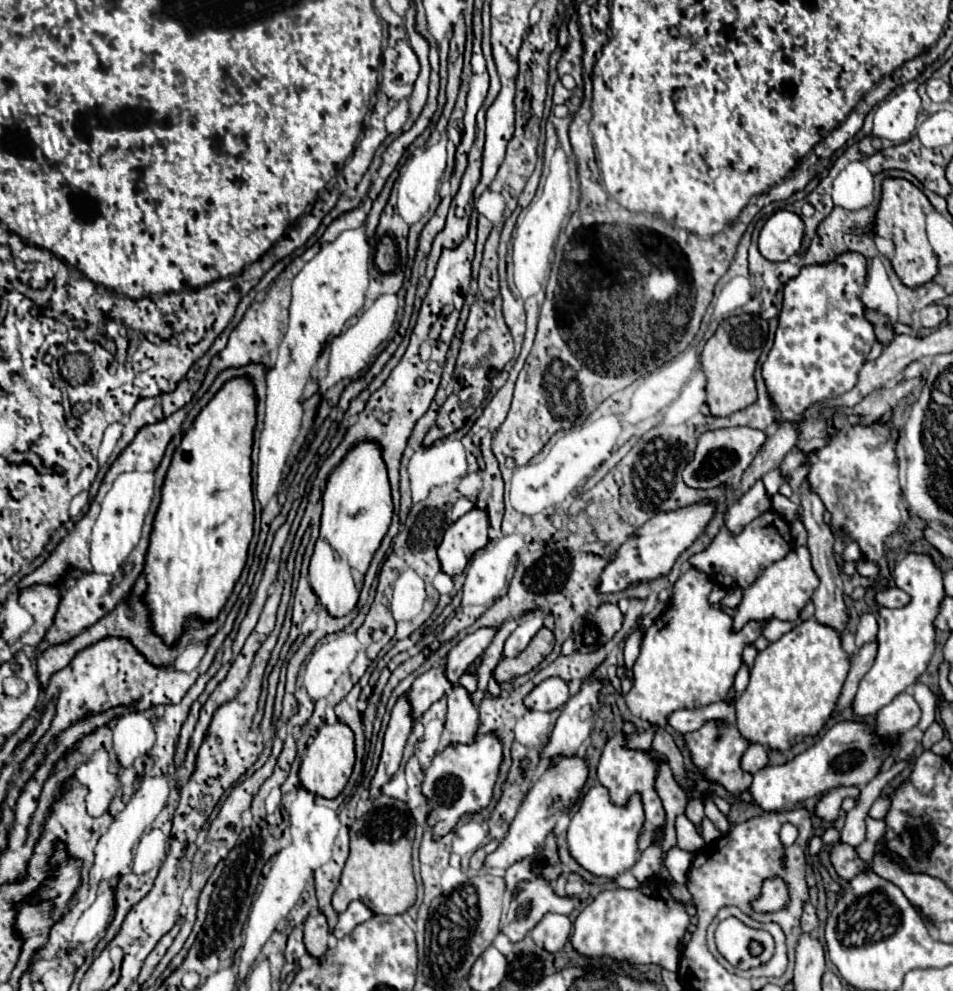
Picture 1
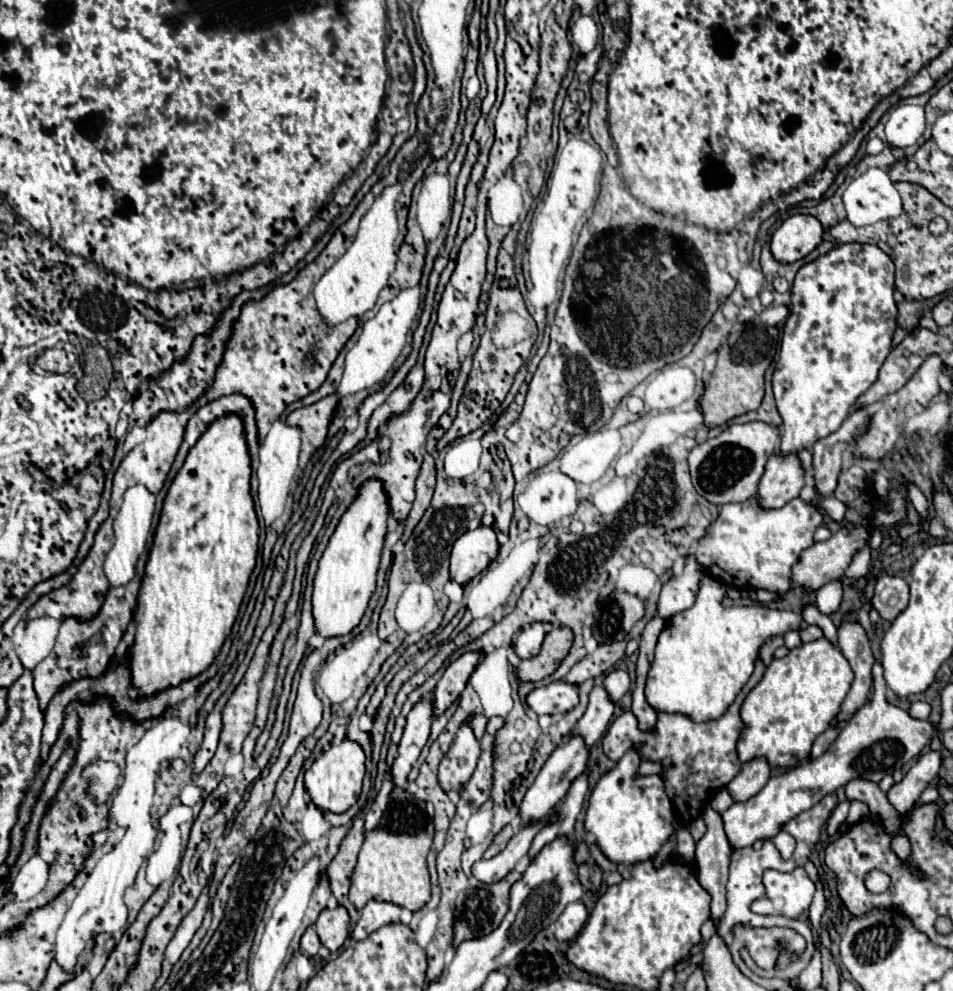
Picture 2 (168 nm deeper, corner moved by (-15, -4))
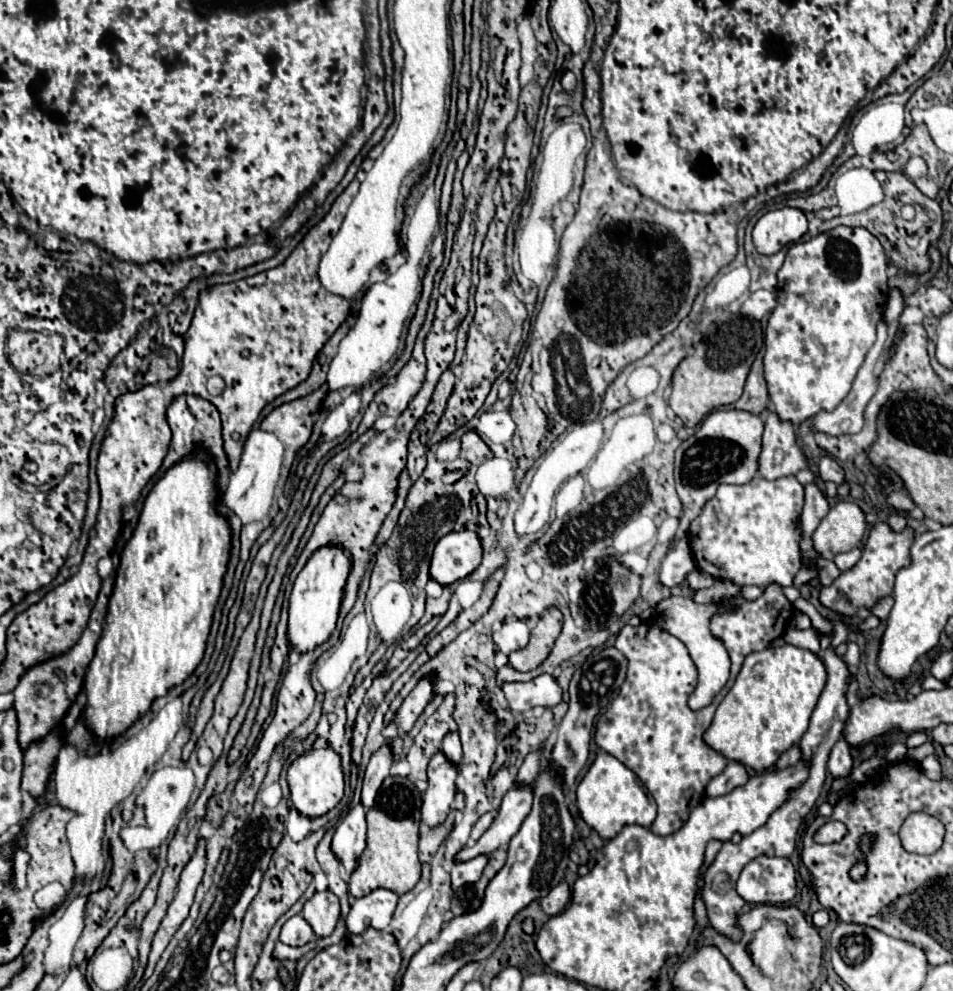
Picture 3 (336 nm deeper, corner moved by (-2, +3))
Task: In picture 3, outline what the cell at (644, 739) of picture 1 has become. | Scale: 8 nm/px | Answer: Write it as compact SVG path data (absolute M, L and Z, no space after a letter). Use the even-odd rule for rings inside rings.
M607 752L597 754L589 772L577 786L577 808L587 826L593 828L603 840L615 838L627 824L651 828L657 814L657 806L643 782L623 762Z

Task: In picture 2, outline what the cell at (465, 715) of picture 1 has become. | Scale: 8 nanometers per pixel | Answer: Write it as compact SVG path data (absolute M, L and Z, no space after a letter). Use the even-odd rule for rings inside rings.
M468 723L460 727L450 751L444 755L438 767L438 783L448 791L462 791L470 781L476 761L480 757L480 743L476 741Z

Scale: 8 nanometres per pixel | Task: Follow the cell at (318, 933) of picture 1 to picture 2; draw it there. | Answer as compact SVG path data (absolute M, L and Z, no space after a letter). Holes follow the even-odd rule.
M338 905L336 909L324 909L316 921L318 937L322 945L326 945L330 951L338 951L342 947L348 937L348 929L350 917L342 905Z

